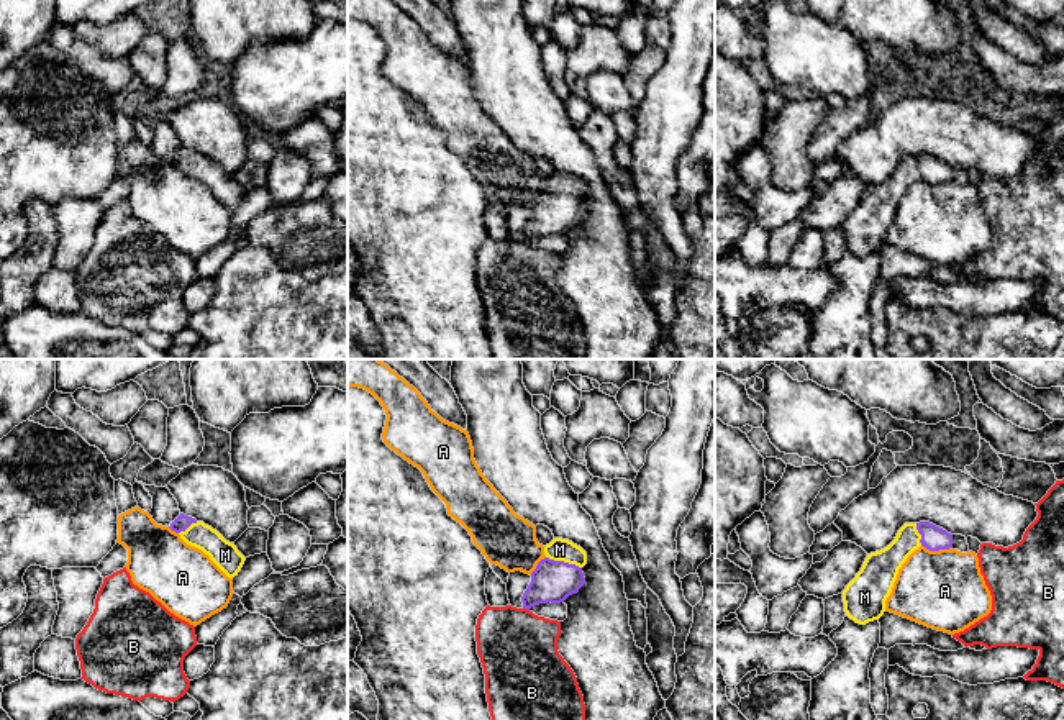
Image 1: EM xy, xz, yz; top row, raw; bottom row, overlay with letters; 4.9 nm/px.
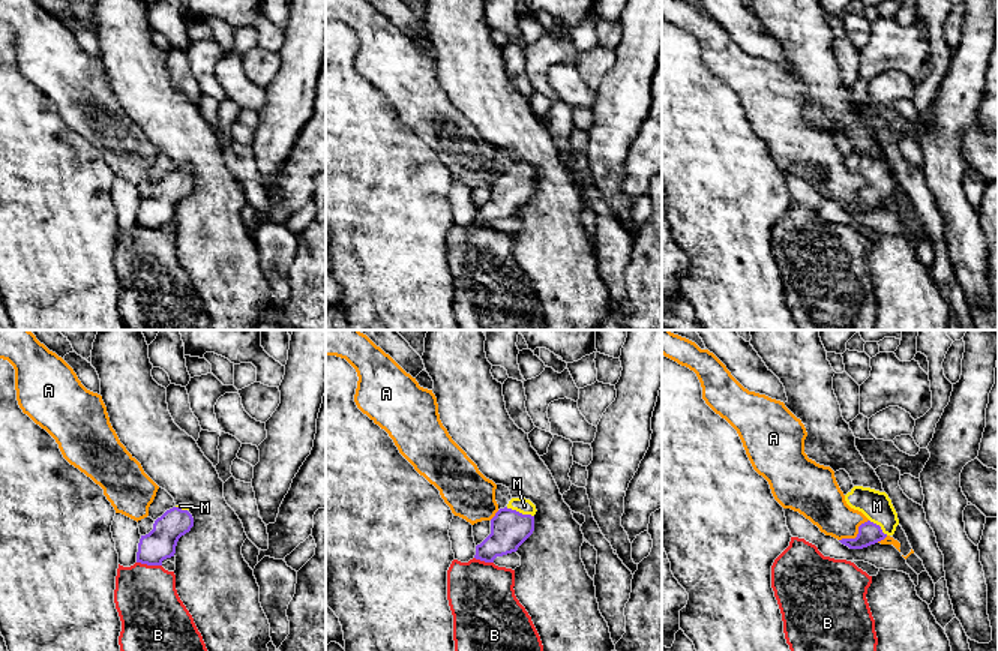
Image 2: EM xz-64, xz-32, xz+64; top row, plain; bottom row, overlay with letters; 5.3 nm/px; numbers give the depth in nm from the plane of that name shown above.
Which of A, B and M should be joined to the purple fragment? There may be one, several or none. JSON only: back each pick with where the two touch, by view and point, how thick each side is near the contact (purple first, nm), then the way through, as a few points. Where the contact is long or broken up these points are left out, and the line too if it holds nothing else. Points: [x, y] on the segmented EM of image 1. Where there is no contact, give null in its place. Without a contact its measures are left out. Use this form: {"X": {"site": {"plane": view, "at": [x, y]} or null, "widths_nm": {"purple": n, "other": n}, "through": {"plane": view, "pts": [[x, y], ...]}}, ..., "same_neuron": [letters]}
{"M": {"site": {"plane": "xz", "at": [563, 561]}, "widths_nm": {"purple": 200, "other": 110}, "through": {"plane": "xz", "pts": [[553, 581], [559, 574], [563, 561], [559, 550]]}}, "same_neuron": ["M"]}

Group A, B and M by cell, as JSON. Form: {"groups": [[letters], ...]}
{"groups": [["A"], ["B"], ["M"]]}

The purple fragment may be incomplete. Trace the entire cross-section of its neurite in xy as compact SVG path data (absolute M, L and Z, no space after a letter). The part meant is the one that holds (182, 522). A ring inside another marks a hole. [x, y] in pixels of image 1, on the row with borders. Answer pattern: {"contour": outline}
{"contour": "M180 513L169 528L179 533L187 545L208 554L228 577L233 579L241 571L246 558L233 543L226 541L216 530L203 522Z"}

